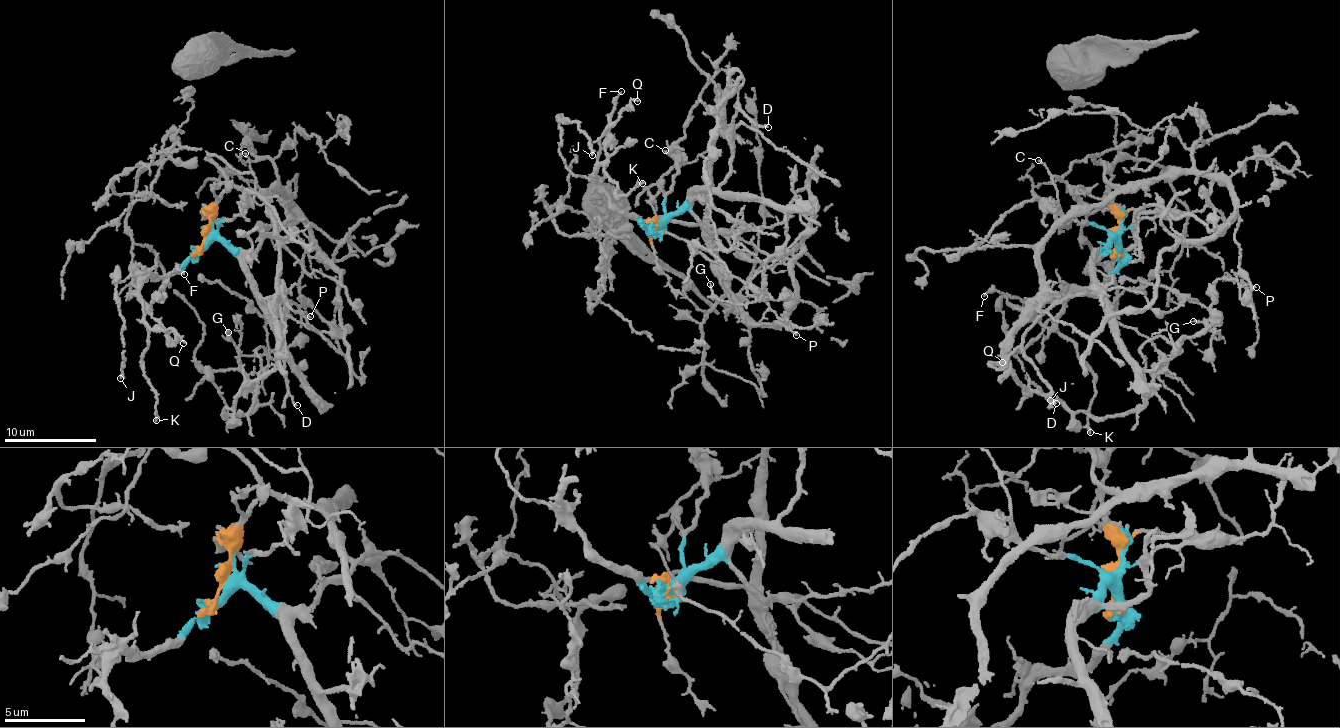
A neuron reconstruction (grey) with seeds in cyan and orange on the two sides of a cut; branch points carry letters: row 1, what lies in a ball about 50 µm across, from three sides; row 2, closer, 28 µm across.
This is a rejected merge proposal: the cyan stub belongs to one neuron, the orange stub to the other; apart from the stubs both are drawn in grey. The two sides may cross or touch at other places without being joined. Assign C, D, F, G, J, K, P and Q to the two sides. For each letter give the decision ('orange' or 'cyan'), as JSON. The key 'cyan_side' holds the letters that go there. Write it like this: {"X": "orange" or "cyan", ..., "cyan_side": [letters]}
{"C": "cyan", "D": "cyan", "F": "cyan", "G": "cyan", "J": "cyan", "K": "cyan", "P": "cyan", "Q": "cyan", "cyan_side": ["C", "D", "F", "G", "J", "K", "P", "Q"]}

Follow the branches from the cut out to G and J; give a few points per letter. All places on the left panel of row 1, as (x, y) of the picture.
G: (205, 240), (215, 239), (245, 264), (254, 296), (301, 385), (303, 376), (276, 349), (241, 355), (227, 331)
J: (205, 240), (162, 276), (136, 274), (121, 280), (110, 274), (118, 266), (116, 302), (124, 326), (120, 379)

